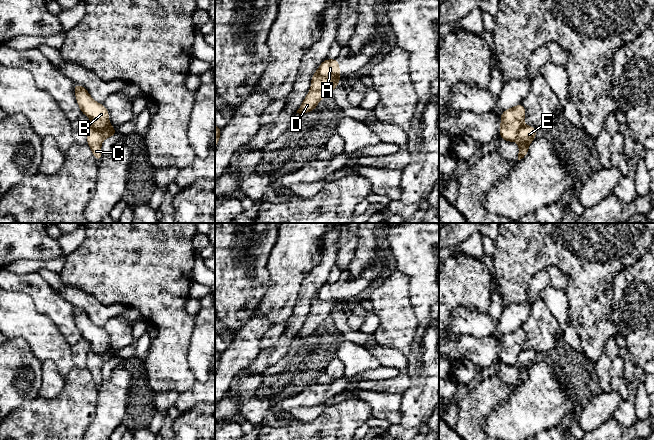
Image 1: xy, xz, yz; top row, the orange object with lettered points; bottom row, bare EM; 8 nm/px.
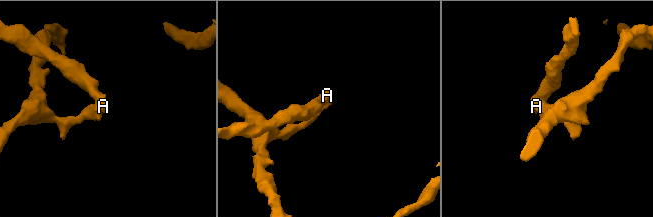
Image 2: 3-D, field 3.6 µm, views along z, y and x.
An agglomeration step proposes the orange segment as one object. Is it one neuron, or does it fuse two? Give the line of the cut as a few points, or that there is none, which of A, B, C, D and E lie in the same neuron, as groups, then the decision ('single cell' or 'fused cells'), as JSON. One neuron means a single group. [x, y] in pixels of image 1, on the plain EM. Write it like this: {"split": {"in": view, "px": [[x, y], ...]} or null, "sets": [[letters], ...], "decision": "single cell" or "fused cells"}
{"split": {"in": "xz", "px": [[316, 295], [322, 300], [338, 303]]}, "sets": [["A", "B"], ["C", "D", "E"]], "decision": "fused cells"}

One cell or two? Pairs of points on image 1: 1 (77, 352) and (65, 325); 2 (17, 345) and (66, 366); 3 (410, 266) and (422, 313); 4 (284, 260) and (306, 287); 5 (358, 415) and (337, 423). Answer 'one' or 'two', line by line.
1: two
2: two
3: one
4: two
5: one

